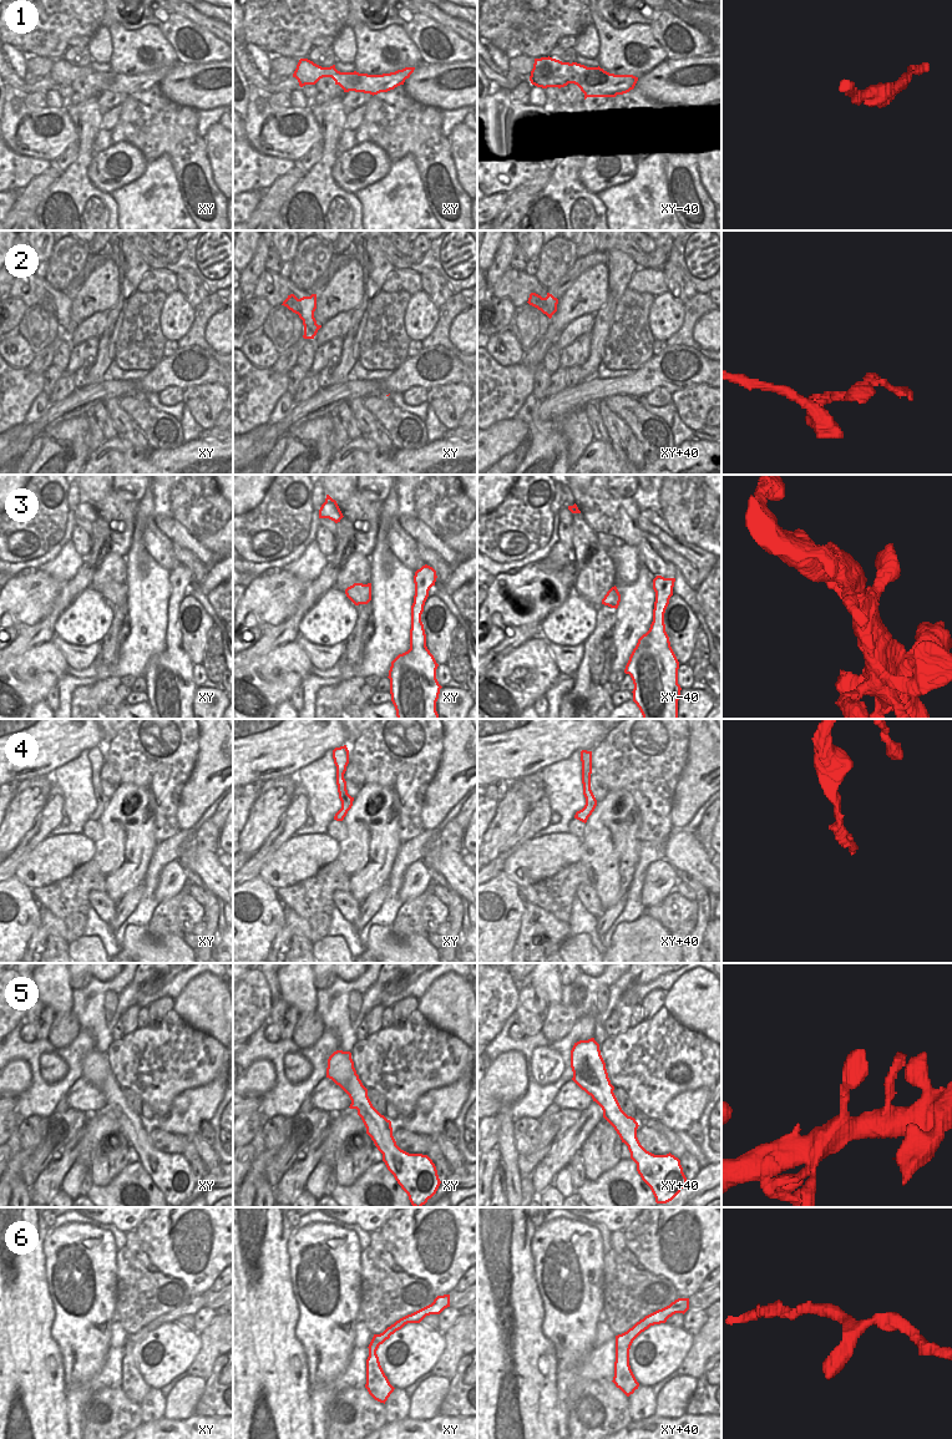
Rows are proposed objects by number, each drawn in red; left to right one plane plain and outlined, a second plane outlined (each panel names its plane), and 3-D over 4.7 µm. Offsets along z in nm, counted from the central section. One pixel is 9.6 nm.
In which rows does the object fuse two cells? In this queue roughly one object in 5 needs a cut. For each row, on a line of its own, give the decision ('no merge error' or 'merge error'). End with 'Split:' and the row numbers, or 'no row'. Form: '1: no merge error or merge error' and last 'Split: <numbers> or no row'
1: merge error
2: merge error
3: no merge error
4: no merge error
5: no merge error
6: no merge error
Split: 1, 2

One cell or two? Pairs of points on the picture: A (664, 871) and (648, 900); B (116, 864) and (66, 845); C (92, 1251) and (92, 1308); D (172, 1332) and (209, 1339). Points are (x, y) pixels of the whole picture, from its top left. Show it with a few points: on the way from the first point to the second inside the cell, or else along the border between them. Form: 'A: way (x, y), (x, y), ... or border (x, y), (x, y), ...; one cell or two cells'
A: way (657, 878), (653, 881), (653, 892); one cell
B: border (95, 842), (92, 859); two cells
C: way (92, 1265), (96, 1278), (96, 1295); one cell
D: border (199, 1333), (201, 1349), (190, 1366); two cells

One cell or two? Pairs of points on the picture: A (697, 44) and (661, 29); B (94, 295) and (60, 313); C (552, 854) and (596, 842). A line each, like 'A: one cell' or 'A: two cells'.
A: one cell
B: two cells
C: two cells

